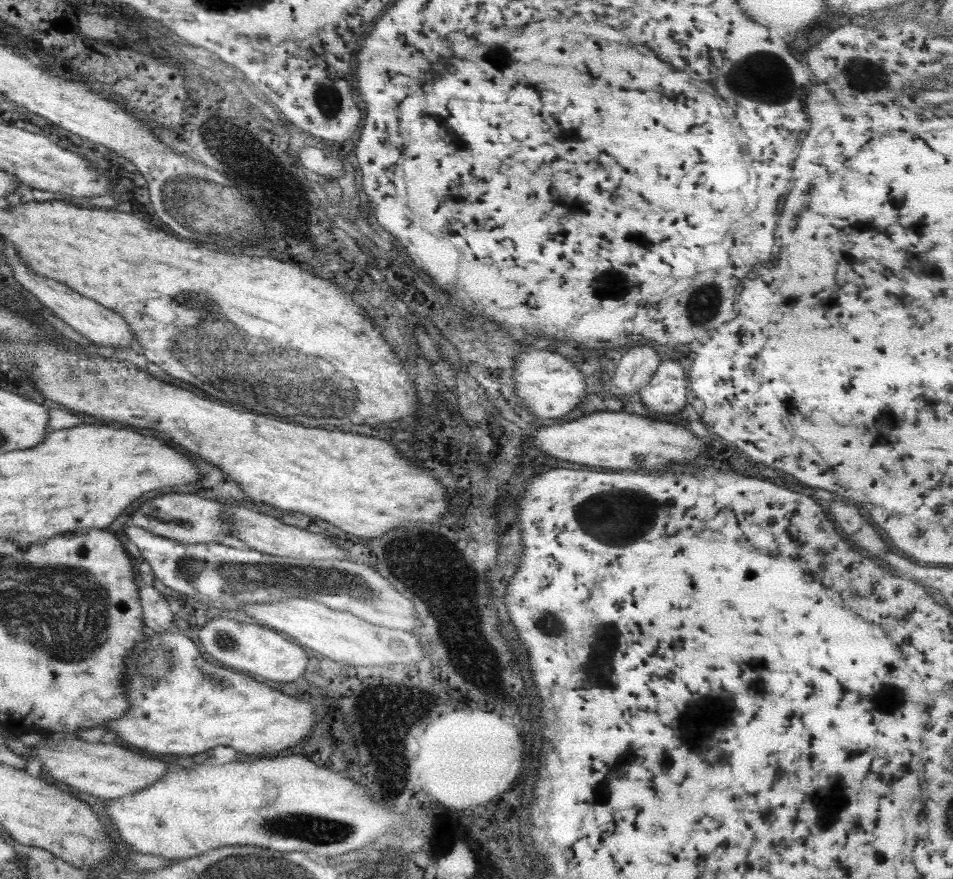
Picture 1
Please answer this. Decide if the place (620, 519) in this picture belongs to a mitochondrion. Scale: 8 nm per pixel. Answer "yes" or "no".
yes

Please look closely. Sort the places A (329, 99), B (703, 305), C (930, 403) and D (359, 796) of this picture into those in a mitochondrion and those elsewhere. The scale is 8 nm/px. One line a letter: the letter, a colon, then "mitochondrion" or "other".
A: mitochondrion
B: mitochondrion
C: other
D: other

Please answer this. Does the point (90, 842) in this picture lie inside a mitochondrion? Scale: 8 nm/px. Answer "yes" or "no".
no

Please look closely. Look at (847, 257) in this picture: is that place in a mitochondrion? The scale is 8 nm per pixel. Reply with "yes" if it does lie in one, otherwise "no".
no

